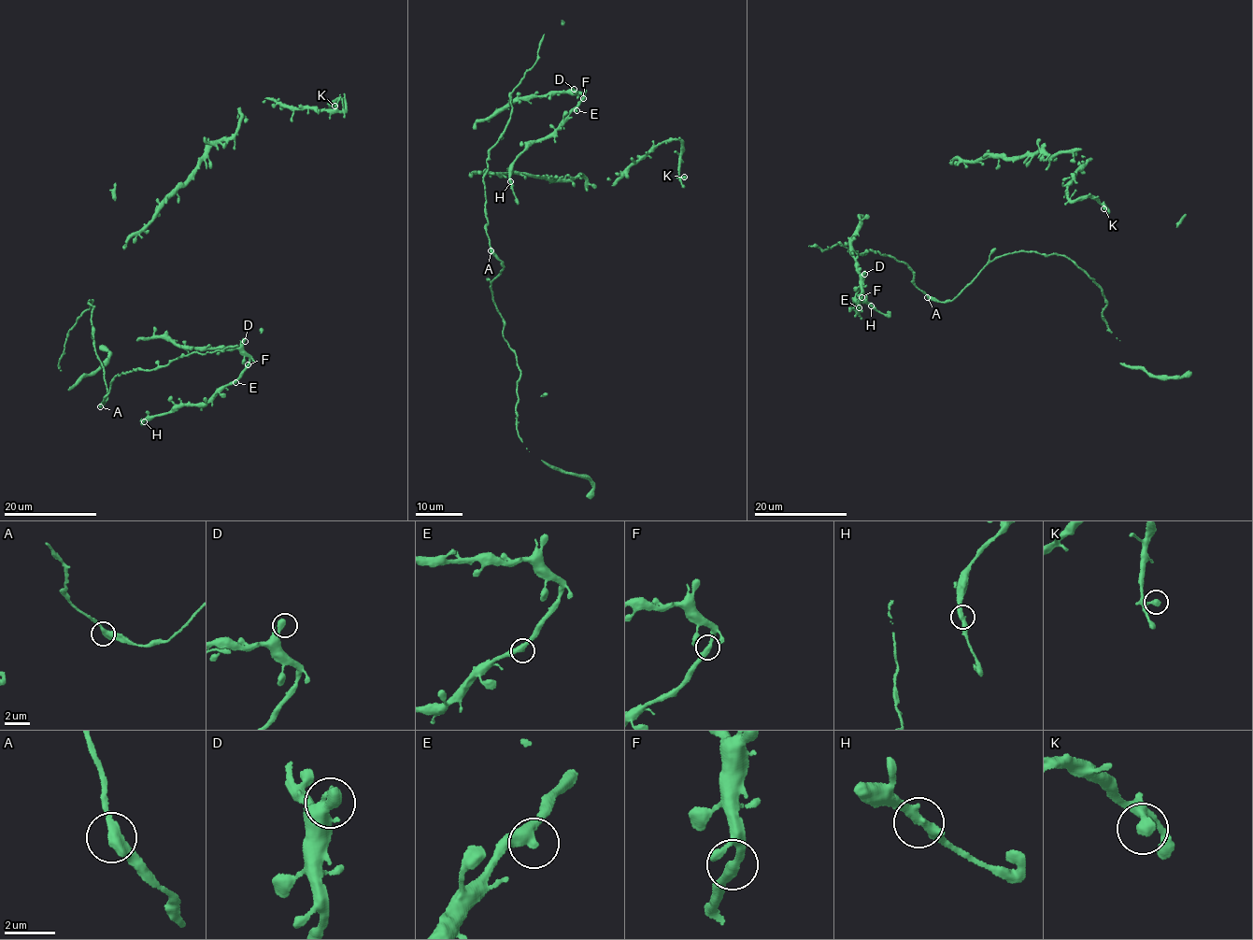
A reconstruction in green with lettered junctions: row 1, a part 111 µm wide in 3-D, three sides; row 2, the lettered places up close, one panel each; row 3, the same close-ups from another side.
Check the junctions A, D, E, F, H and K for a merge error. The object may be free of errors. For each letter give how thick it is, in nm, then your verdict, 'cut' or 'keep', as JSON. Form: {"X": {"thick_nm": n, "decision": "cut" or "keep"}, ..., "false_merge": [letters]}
{"A": {"thick_nm": 440, "decision": "keep"}, "D": {"thick_nm": 360, "decision": "keep"}, "E": {"thick_nm": 400, "decision": "keep"}, "F": {"thick_nm": 360, "decision": "keep"}, "H": {"thick_nm": 400, "decision": "keep"}, "K": {"thick_nm": 340, "decision": "keep"}, "false_merge": []}

